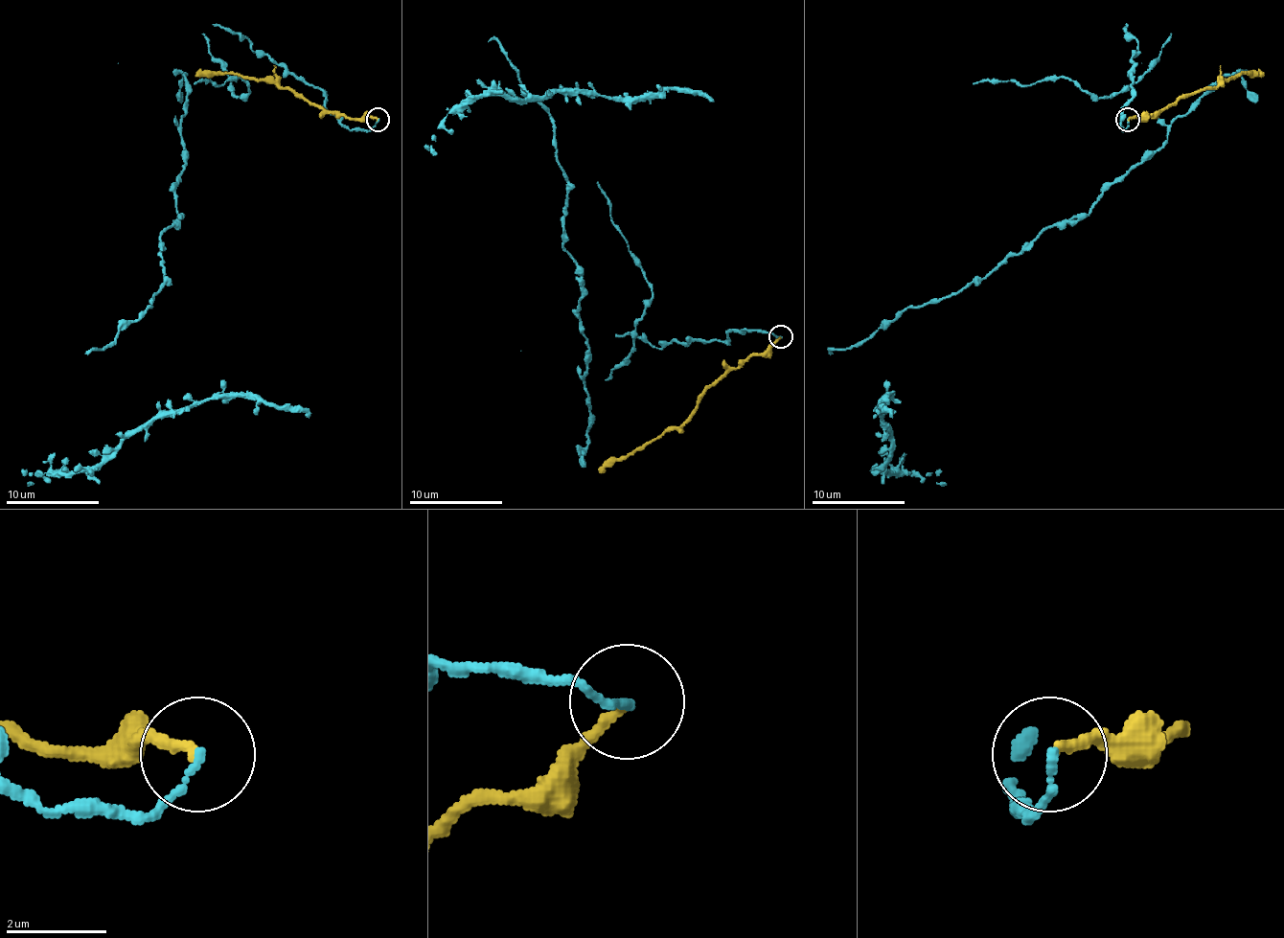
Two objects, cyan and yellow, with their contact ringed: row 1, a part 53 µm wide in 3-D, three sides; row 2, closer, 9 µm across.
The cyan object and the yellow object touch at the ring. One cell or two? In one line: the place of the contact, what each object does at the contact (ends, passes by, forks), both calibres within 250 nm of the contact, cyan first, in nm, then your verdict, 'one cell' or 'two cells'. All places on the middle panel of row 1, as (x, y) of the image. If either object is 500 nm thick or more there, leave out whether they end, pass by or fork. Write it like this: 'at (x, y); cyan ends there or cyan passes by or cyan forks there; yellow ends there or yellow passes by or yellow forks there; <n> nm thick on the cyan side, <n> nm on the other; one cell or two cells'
at (781, 336); cyan ends there; yellow ends there; 170 nm thick on the cyan side, 200 nm on the other; two cells

